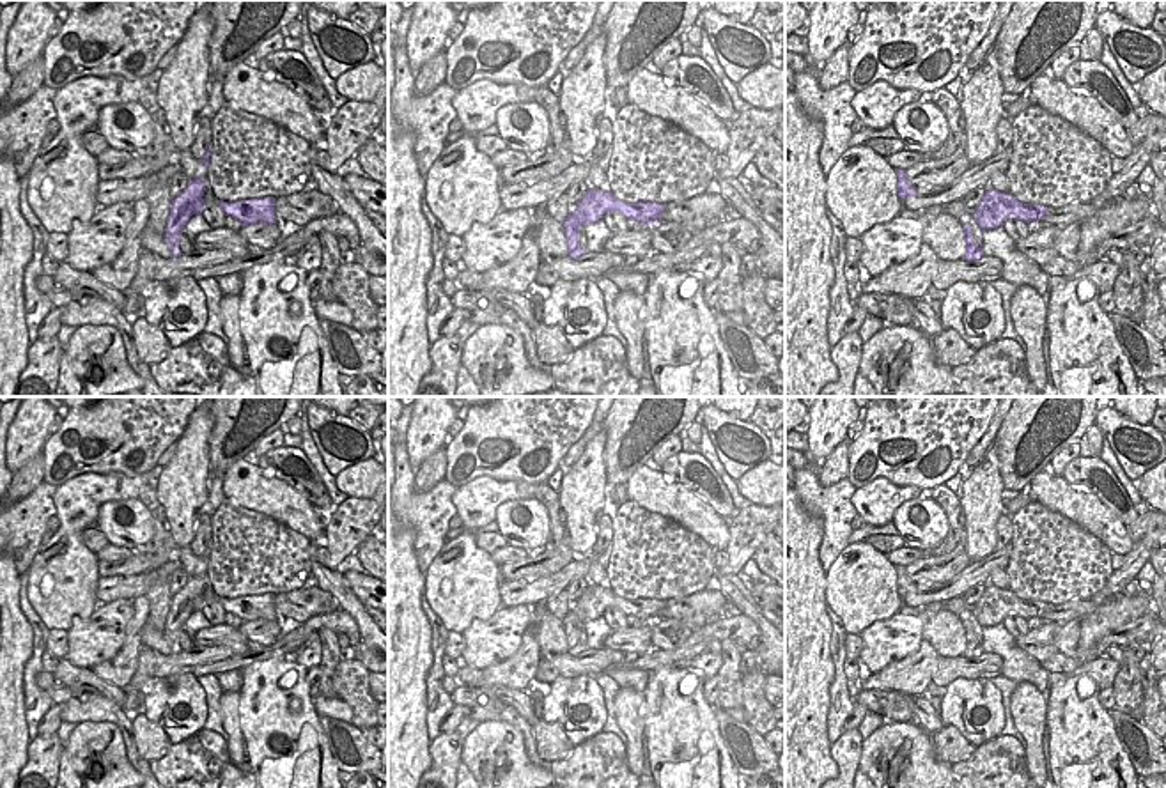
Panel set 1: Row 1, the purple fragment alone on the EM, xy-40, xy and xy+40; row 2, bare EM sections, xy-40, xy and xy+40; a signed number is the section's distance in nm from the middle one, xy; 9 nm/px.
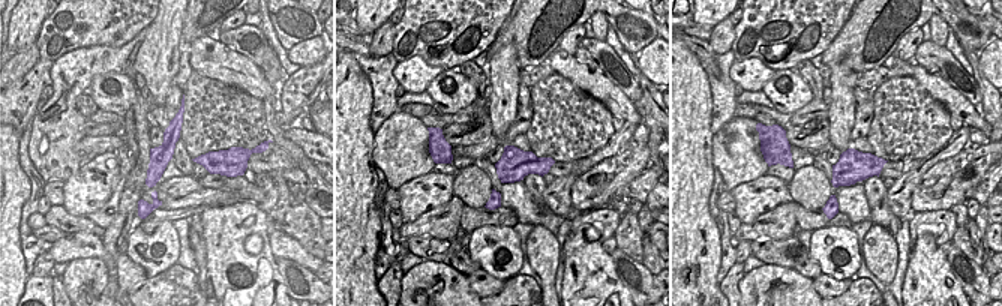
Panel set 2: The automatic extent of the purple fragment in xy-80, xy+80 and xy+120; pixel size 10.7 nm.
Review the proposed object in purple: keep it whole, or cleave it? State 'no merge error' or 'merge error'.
merge error

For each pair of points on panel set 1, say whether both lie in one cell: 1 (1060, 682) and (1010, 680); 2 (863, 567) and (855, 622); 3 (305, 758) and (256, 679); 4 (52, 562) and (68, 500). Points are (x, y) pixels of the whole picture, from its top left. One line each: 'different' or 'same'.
1: different
2: same
3: same
4: same

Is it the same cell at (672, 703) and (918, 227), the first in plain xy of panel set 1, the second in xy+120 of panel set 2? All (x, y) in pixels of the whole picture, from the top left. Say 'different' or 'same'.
different

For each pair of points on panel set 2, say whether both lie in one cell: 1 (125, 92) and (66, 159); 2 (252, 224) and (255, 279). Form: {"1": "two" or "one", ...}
{"1": "two", "2": "one"}

